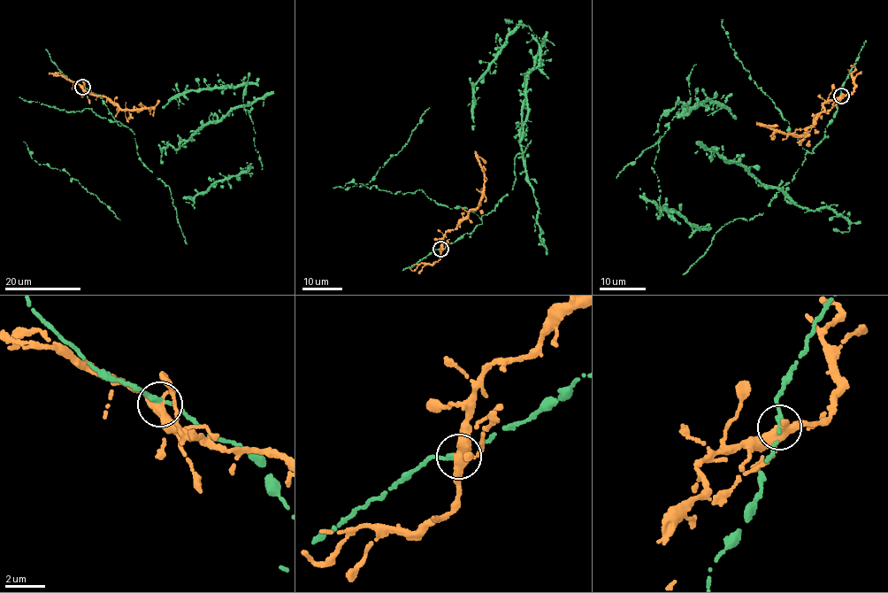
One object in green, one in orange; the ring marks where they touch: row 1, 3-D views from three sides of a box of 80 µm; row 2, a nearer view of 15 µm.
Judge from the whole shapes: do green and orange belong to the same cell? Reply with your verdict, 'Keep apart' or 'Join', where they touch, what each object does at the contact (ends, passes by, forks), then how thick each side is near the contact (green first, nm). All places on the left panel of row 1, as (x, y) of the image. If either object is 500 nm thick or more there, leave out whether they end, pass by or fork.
Join. Place: (82, 87). At the ring green passes by. At the ring orange forks. Thickness 220 nm (green) against 360 nm

